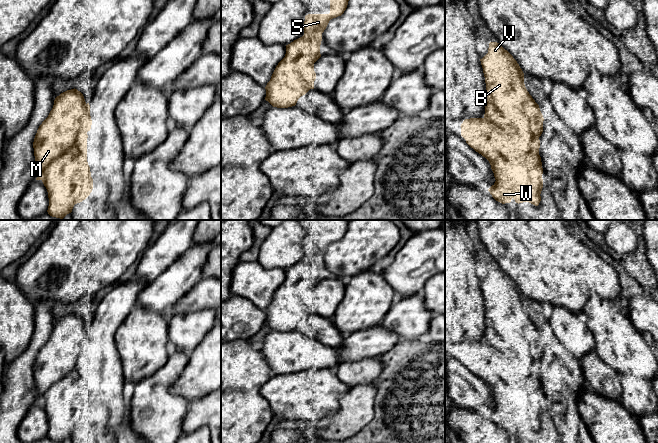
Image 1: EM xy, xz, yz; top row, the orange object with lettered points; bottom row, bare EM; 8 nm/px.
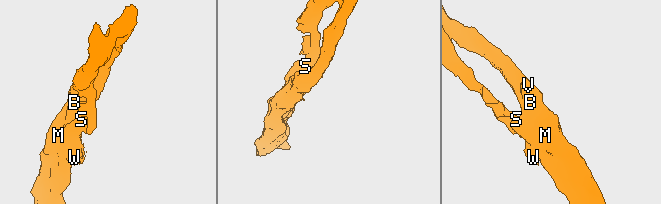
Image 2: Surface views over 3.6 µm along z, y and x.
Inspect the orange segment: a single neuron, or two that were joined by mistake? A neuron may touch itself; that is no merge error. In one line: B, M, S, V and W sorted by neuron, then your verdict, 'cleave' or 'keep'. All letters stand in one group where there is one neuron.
B M S V W | keep

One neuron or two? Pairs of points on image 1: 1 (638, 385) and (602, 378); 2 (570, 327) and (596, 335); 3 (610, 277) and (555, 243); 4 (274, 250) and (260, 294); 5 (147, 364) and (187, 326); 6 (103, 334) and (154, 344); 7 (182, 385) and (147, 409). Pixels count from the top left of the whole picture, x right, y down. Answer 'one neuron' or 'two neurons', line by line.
1: one neuron
2: one neuron
3: one neuron
4: one neuron
5: one neuron
6: two neurons
7: two neurons

